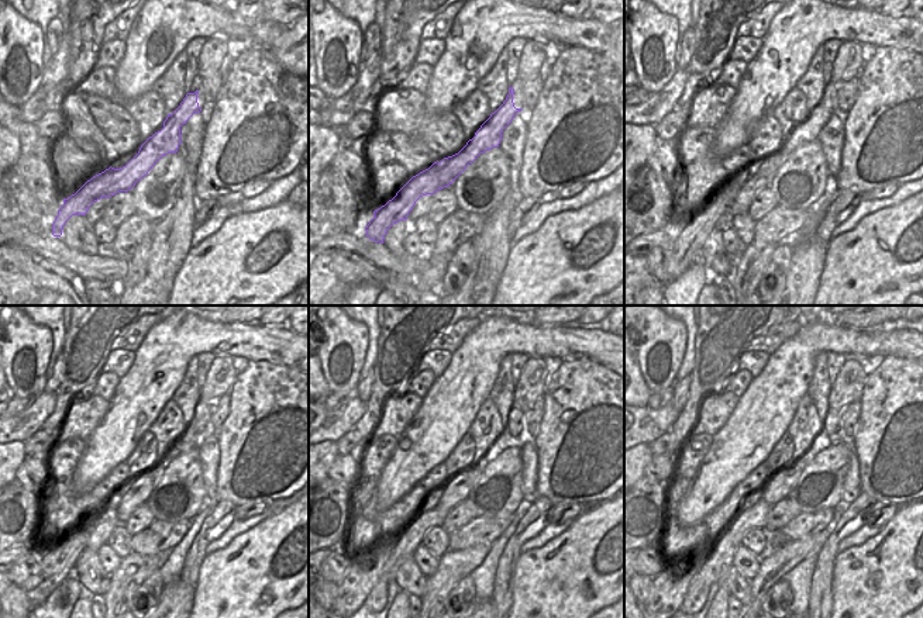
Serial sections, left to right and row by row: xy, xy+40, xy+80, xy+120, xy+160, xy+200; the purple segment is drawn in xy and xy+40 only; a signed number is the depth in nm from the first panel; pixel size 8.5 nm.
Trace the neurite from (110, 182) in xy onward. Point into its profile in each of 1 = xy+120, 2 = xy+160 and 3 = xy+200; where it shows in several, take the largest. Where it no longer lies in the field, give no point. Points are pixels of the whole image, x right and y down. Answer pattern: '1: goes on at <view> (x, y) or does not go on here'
1: goes on at xy+120 (54, 566)
2: goes on at xy+160 (360, 579)
3: goes on at xy+200 (668, 589)

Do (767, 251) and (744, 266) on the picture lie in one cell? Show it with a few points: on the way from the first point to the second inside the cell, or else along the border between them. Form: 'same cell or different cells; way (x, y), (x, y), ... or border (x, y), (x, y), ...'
same cell; way (761, 255), (750, 262)

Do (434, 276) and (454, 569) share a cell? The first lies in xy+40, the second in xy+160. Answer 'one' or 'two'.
one

